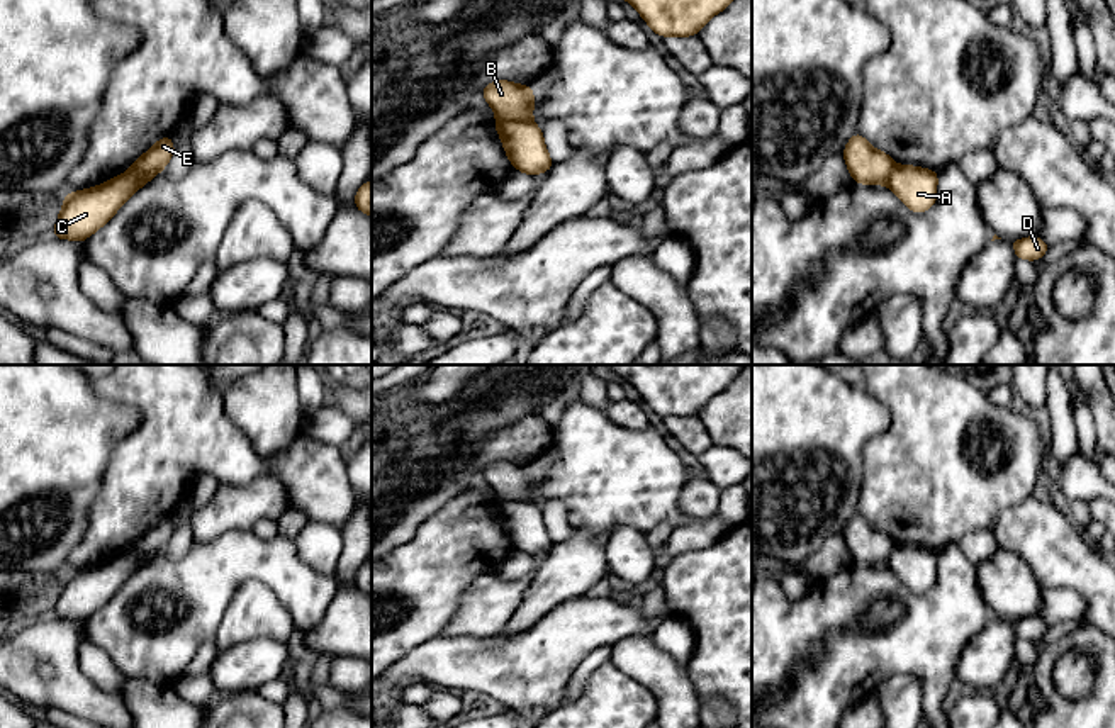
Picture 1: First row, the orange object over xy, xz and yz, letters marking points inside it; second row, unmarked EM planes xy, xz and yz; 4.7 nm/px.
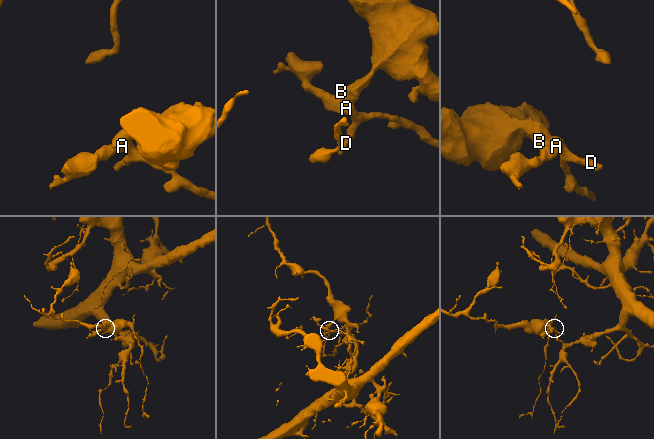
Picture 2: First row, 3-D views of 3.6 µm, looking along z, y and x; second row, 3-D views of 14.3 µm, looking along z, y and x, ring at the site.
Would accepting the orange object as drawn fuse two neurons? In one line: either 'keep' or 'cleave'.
cleave

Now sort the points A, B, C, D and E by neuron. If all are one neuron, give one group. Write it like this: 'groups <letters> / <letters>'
groups A C D / B E

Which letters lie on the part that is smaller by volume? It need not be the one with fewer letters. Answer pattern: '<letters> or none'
B, E

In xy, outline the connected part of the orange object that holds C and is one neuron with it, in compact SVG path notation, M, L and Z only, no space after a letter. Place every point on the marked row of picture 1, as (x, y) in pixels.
M129 171L93 188L66 193L53 238L83 243L107 224L136 190L153 178L154 175Z

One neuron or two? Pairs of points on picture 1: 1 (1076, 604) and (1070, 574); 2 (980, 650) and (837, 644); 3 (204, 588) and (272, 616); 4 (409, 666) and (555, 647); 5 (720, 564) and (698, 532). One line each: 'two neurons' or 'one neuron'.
1: two neurons
2: two neurons
3: two neurons
4: one neuron
5: two neurons

